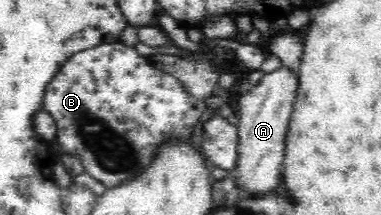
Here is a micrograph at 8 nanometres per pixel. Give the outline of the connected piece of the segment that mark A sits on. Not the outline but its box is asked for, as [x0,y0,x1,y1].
[235,66,298,194]

